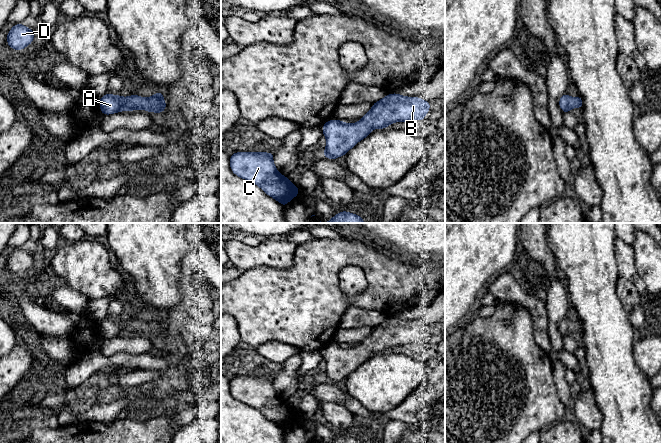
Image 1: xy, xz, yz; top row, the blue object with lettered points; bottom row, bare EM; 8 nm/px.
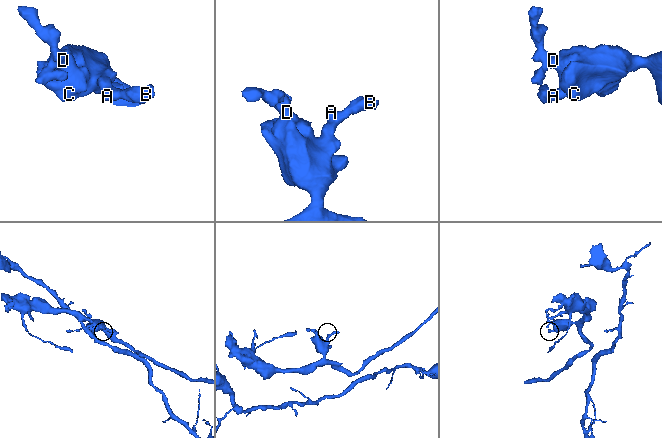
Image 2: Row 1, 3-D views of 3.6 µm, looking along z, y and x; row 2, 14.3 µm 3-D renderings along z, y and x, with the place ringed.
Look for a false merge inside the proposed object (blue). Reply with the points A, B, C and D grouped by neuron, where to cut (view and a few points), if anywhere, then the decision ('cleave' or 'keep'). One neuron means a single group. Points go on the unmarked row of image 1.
groups A B C D; cut none; keep

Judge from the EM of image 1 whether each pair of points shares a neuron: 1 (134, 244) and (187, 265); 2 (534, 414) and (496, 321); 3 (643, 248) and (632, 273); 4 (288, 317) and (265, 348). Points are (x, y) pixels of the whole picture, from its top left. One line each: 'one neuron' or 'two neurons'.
1: two neurons
2: one neuron
3: two neurons
4: two neurons

